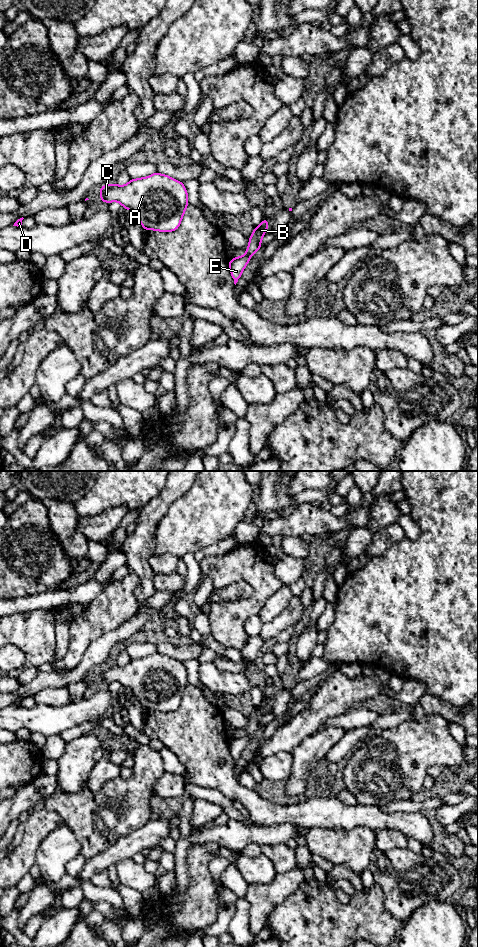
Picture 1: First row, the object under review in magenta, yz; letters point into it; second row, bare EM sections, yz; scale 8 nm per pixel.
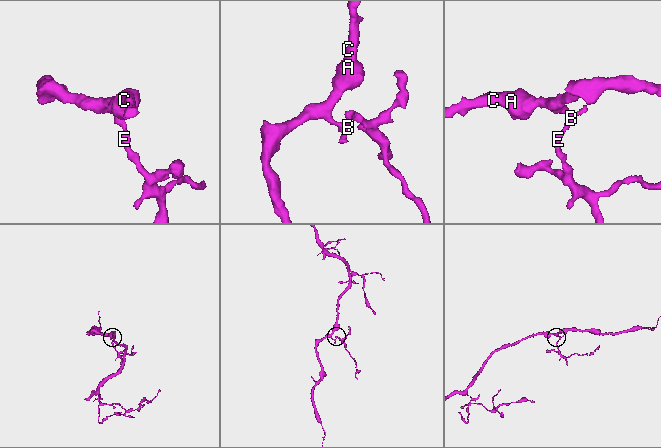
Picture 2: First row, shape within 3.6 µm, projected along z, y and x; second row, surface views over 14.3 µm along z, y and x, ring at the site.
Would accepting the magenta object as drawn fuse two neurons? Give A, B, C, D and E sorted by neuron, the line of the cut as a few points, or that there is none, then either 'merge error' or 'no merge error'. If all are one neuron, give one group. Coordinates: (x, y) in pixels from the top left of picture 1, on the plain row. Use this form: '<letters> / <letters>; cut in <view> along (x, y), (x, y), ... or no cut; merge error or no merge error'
A B C D E; no cut; no merge error

